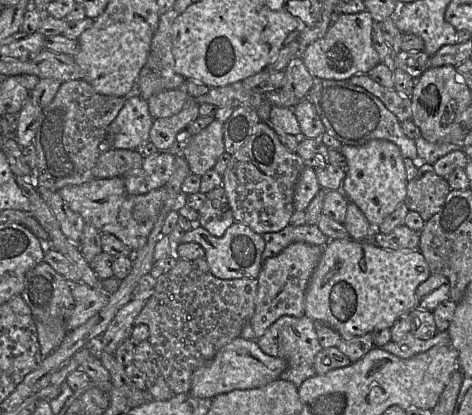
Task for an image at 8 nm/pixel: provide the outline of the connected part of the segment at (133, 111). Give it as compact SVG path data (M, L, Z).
M135 89L126 97L124 106L107 127L108 148L137 150L150 141L149 132L154 120L147 101Z

